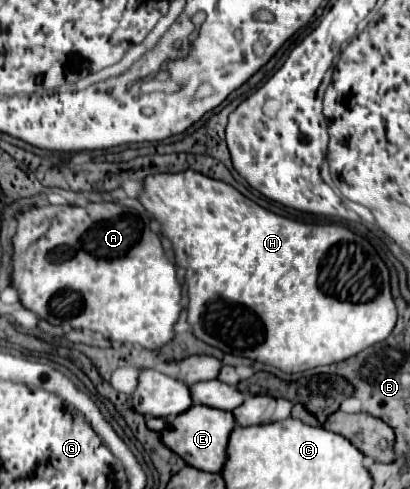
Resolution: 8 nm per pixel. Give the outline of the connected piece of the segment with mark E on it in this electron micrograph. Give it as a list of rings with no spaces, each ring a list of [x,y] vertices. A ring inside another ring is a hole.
[[[193,405],[181,417],[175,417],[167,429],[161,431],[163,443],[179,453],[187,465],[201,469],[201,471],[211,471],[211,473],[221,473],[225,459],[227,459],[227,443],[229,443],[229,433],[235,429],[235,417],[233,413],[225,413],[221,409],[205,407],[205,405]]]

